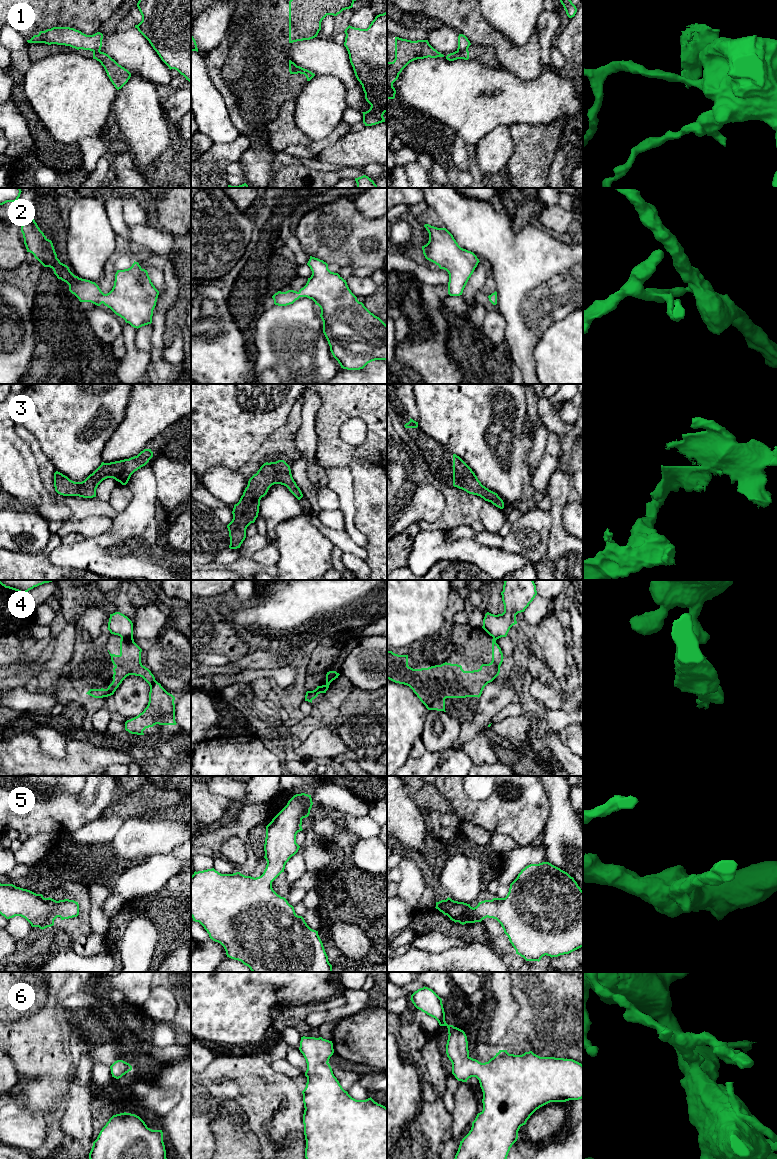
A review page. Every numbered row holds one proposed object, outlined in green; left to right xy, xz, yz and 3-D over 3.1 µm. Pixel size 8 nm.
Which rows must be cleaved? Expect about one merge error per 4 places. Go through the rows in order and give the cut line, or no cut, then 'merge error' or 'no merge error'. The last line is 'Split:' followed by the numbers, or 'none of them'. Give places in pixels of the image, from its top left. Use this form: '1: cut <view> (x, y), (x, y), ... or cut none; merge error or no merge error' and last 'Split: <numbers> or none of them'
1: cut yz (467, 48), (457, 50); merge error
2: cut none; no merge error
3: cut none; no merge error
4: cut xy (121, 636), (132, 638); merge error
5: cut none; no merge error
6: cut none; no merge error
Split: 1, 4

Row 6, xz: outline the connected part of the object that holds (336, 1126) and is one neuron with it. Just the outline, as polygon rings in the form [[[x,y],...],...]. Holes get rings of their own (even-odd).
[[[301,1037],[300,1052],[303,1054],[307,1070],[307,1083],[302,1091],[304,1103],[304,1135],[306,1140],[306,1159],[387,1159],[387,1108],[371,1097],[356,1100],[340,1085],[334,1076],[329,1059],[334,1053],[332,1041],[322,1037]]]

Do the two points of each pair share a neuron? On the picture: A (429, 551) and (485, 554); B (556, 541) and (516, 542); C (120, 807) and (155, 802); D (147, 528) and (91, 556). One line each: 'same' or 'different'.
A: same
B: different
C: same
D: same

